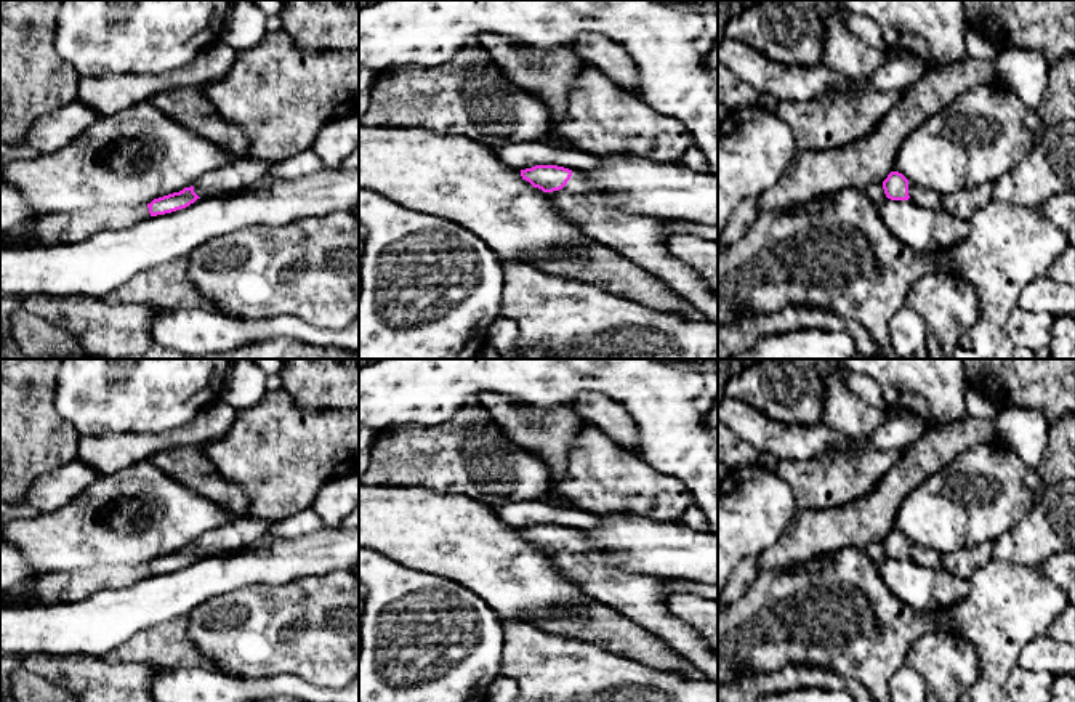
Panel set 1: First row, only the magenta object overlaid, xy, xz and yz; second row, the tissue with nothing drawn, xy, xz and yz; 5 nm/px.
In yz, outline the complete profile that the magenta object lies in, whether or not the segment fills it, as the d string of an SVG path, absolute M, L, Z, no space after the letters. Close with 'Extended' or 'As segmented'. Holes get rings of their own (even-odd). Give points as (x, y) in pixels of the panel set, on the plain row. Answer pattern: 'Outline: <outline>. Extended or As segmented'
Outline: M891 531L883 540L883 548L891 559L912 559L913 563L937 571L940 567L940 555L908 540L902 532Z. Extended

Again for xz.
Outline: M535 524L521 529L521 535L548 551L551 563L580 585L590 599L650 631L718 684L718 656L697 630L670 612L663 598L663 579L606 564L599 550L588 545L578 529Z. Extended

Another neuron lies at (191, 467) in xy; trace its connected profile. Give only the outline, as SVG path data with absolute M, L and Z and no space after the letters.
M175 447L152 455L149 462L181 486L224 508L234 519L245 514L247 494L221 476L203 447Z

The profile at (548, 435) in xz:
M497 393L479 394L479 399L505 438L550 466L550 484L542 500L556 508L574 510L554 494L554 487L567 473L570 449L580 433L582 418L575 410L540 410Z

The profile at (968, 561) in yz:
M987 542L969 550L940 555L940 569L952 572L958 579L971 580L971 575L992 559L992 543Z

